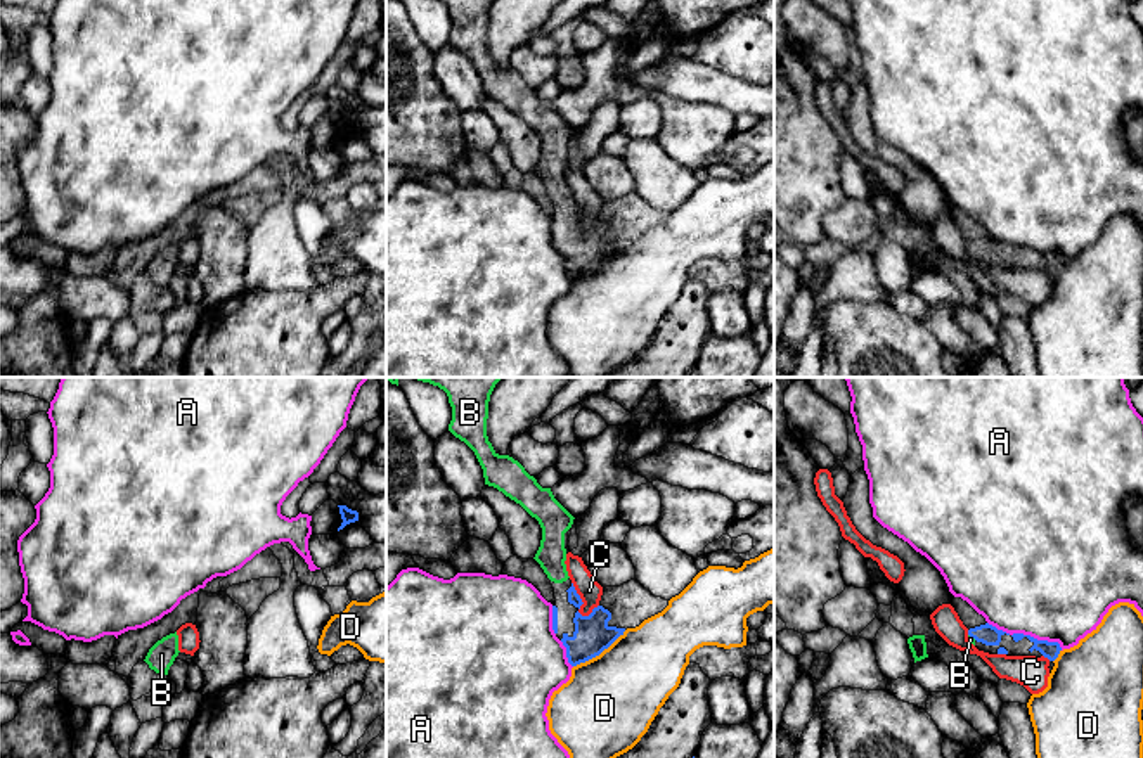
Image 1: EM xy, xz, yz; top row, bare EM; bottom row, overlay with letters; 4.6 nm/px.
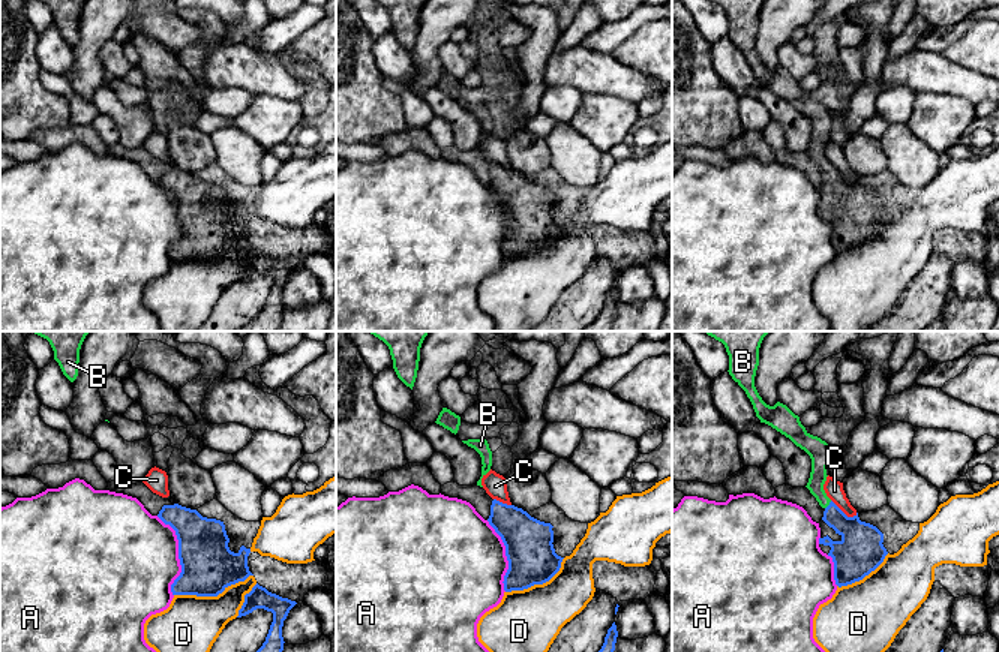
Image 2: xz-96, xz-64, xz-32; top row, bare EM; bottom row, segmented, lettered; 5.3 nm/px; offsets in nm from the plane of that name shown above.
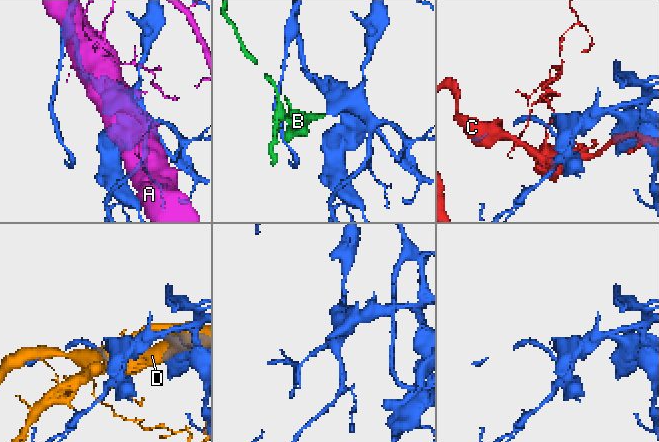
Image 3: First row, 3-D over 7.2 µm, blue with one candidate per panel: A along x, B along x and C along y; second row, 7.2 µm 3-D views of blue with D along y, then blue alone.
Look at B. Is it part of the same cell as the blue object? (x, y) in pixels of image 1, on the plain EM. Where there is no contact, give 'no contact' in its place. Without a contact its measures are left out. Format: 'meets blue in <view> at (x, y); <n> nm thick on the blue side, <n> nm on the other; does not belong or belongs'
meets blue in yz at (972, 250); 90 nm thick on the blue side, 20 nm on the other; belongs

